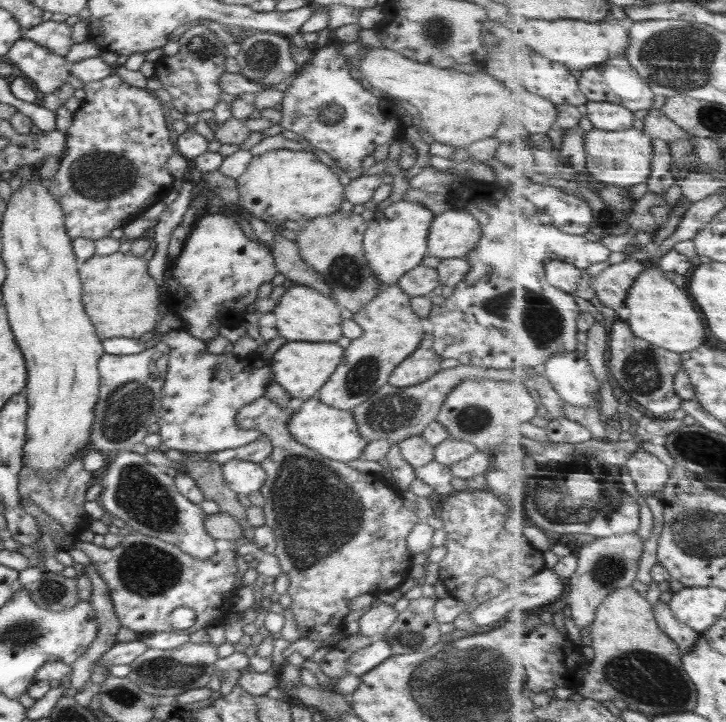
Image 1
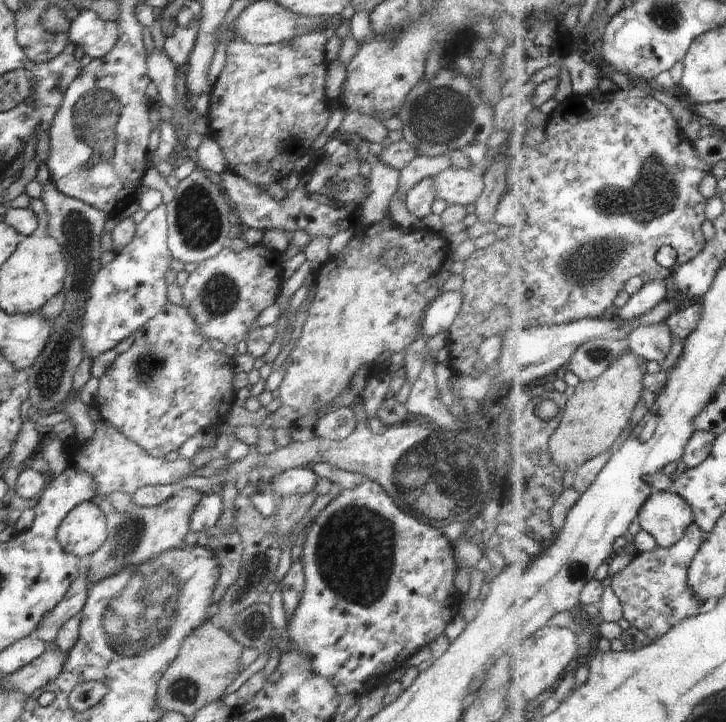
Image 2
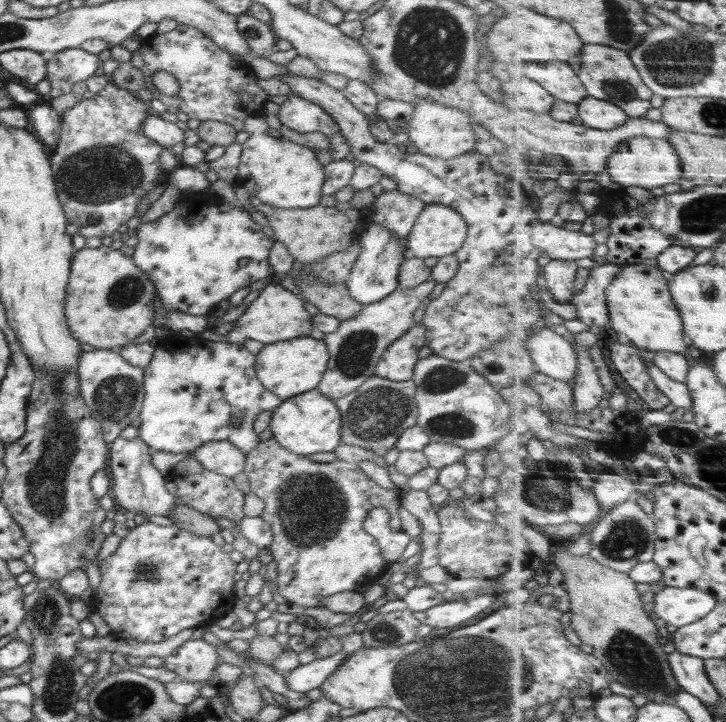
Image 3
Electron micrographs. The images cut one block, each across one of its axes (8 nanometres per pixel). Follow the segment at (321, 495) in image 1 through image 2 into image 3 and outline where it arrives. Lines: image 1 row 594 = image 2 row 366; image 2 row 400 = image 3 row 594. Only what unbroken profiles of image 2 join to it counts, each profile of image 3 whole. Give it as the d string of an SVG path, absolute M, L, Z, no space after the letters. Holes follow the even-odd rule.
M273 437L261 443L246 454L244 474L250 481L251 493L264 501L262 520L270 524L273 539L268 549L277 564L278 592L290 604L312 608L319 606L320 598L353 590L362 584L370 585L386 572L390 562L384 560L376 539L368 534L362 523L367 512L374 507L386 509L392 532L400 532L401 522L398 516L398 490L386 490L358 467L358 463L336 459L333 462L318 463L310 461L304 455L286 450Z

